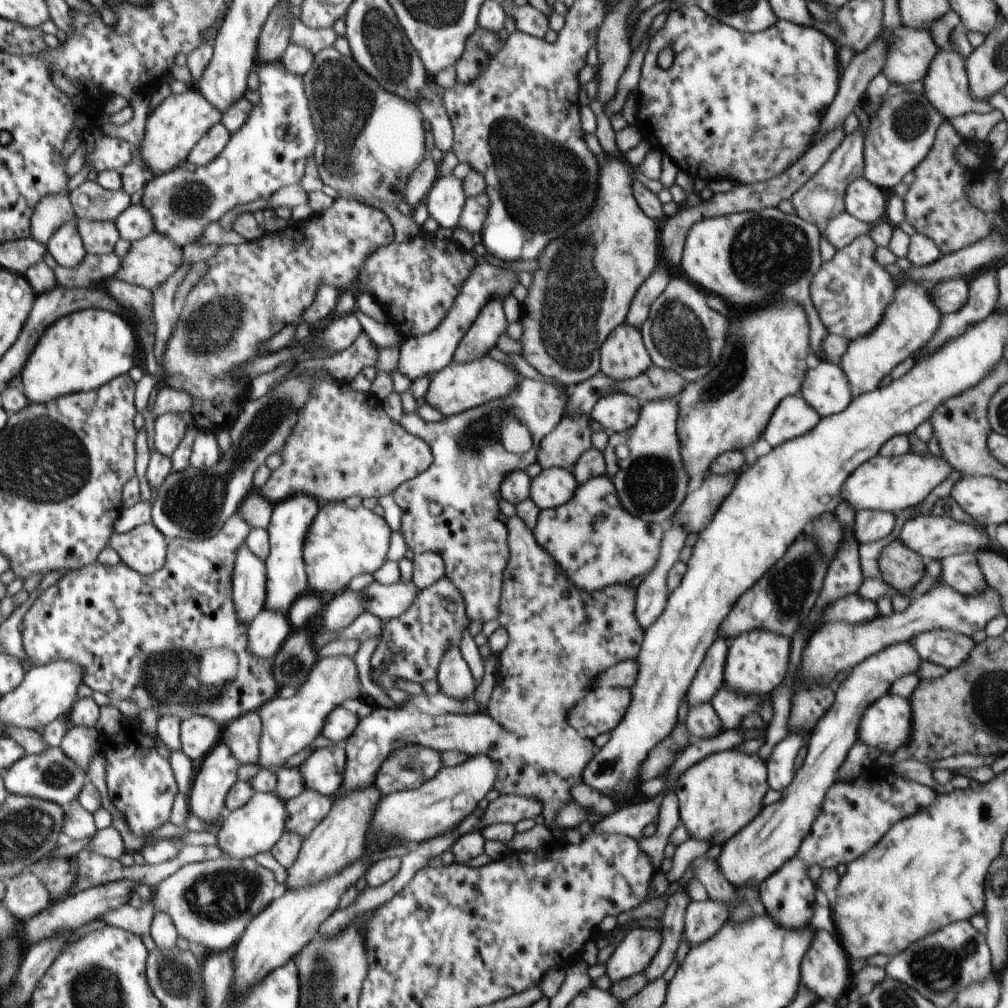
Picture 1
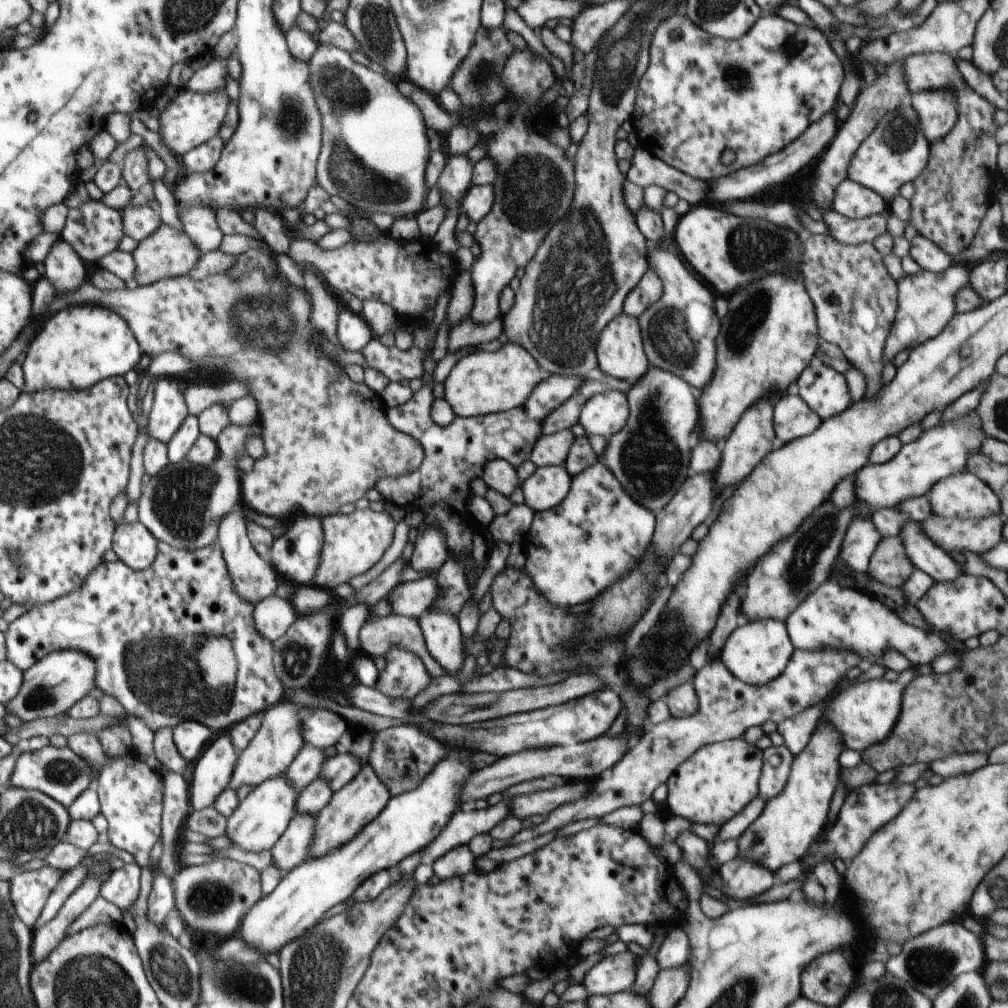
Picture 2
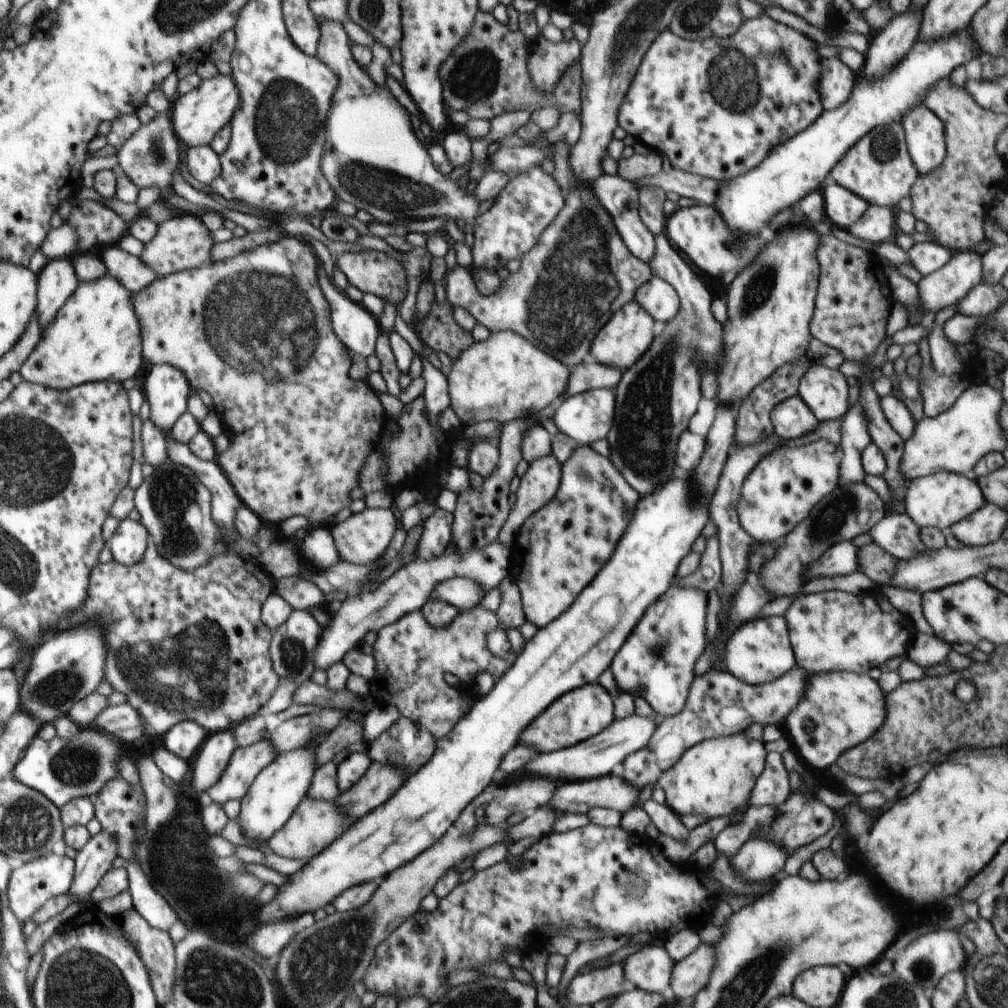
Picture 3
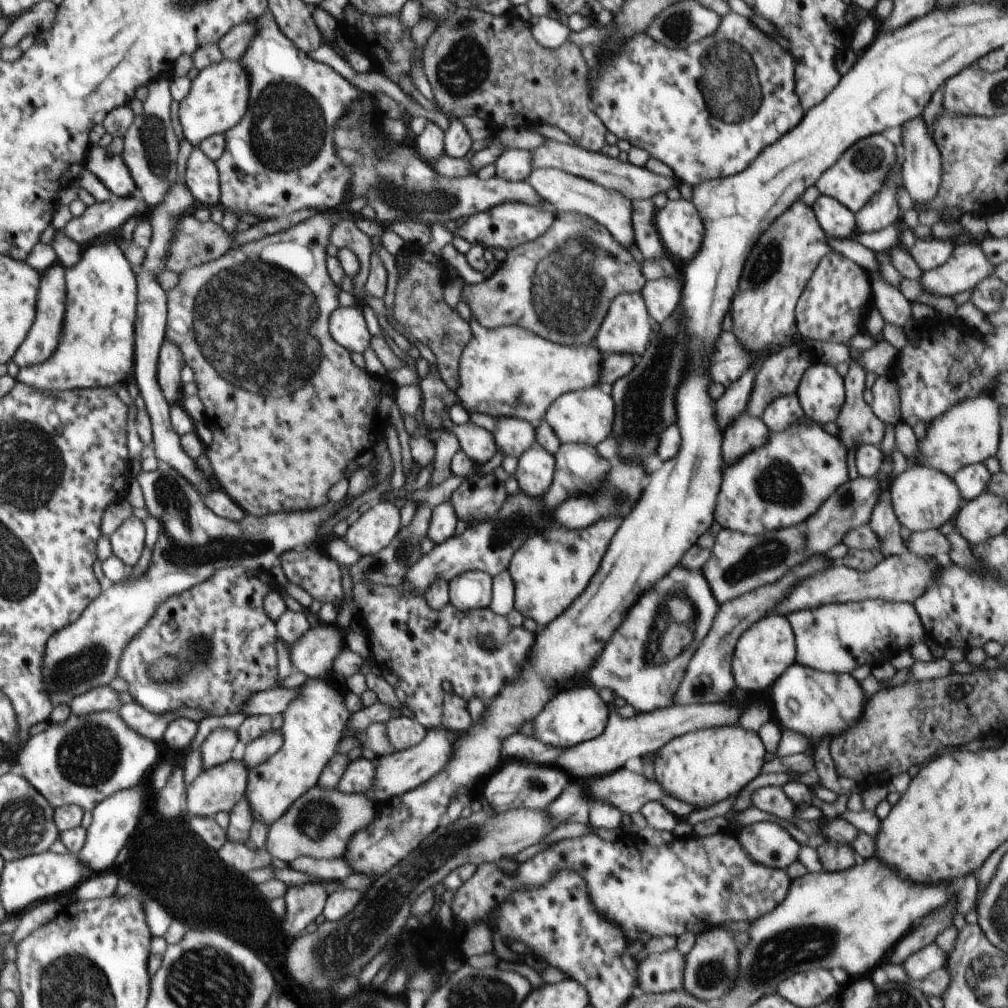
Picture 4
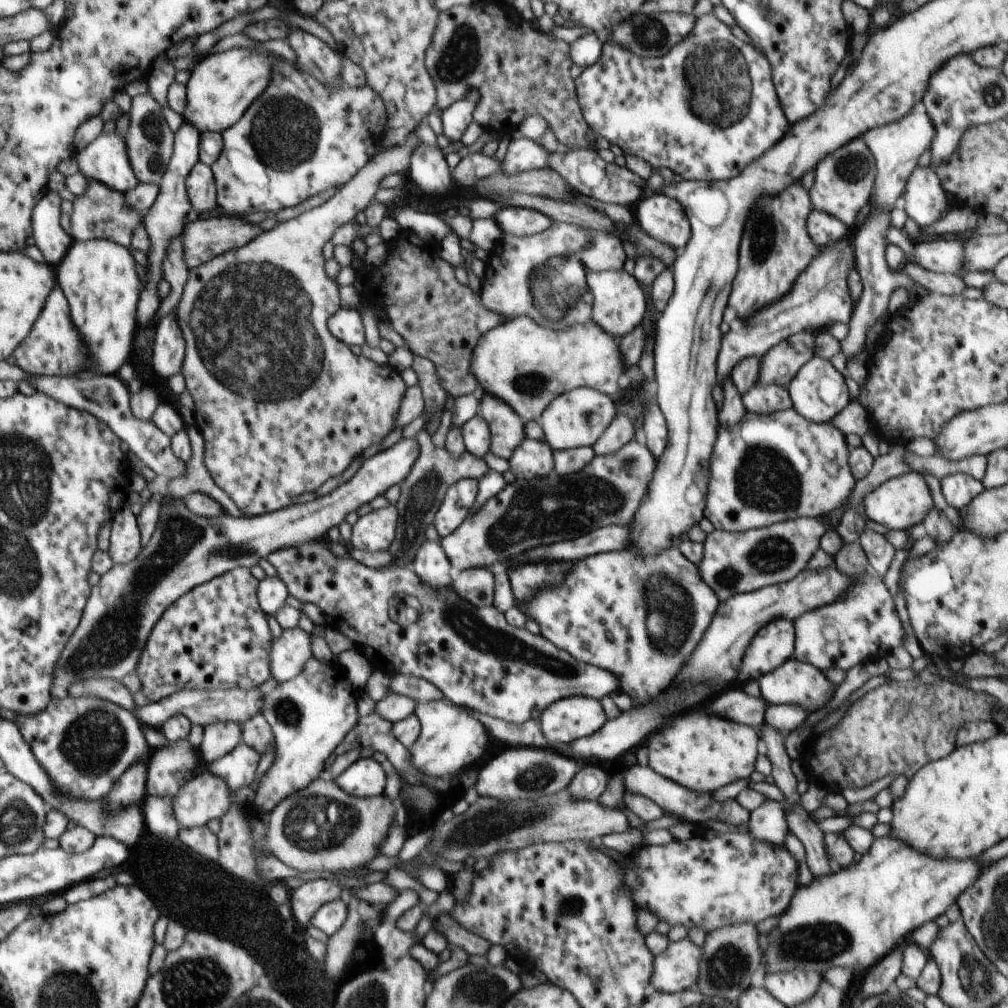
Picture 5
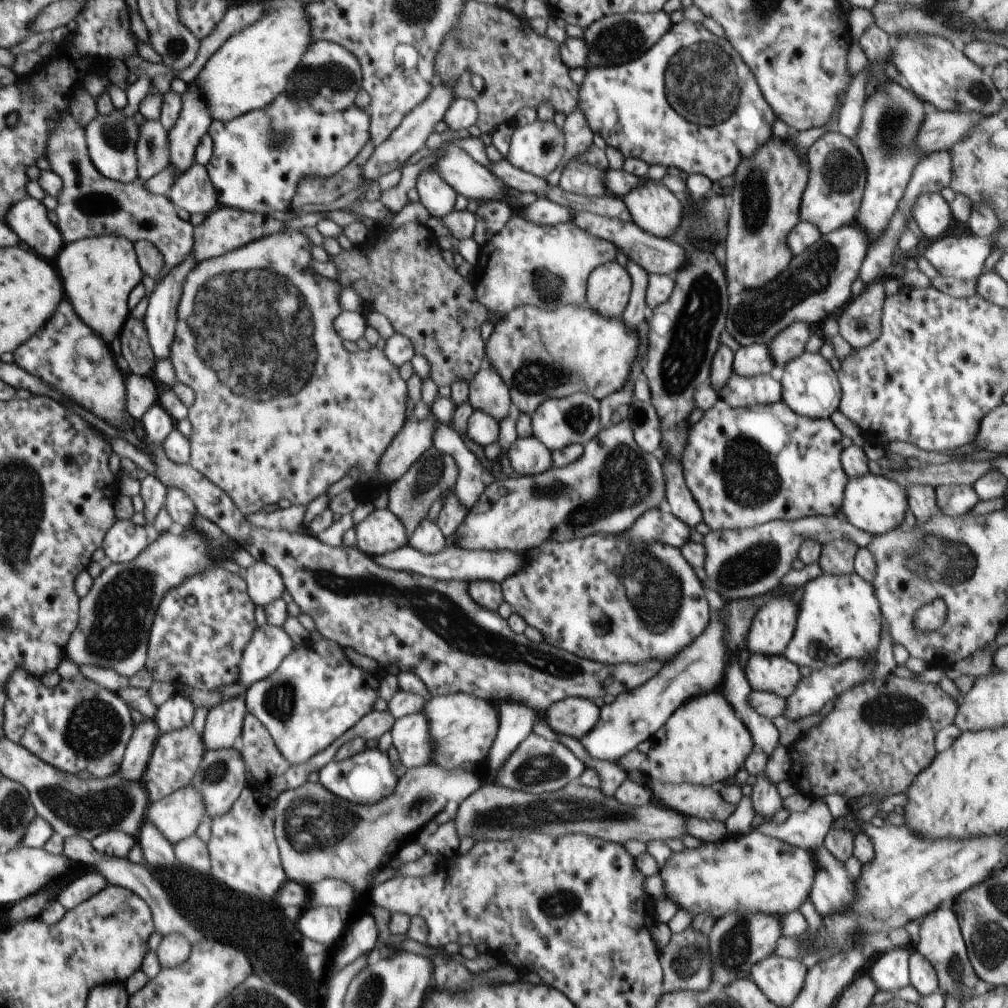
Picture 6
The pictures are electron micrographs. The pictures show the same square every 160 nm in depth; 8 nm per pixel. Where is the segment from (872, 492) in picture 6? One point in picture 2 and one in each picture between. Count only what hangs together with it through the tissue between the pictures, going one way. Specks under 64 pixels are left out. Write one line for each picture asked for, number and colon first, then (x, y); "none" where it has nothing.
2: (963, 495)
3: (939, 500)
4: (923, 498)
5: (903, 501)

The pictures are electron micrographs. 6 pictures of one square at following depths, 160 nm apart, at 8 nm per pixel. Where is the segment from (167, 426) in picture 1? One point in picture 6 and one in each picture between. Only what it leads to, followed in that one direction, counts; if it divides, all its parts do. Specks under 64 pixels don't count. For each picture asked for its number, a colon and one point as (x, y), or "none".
2: (169, 410)
3: (167, 390)
4: (171, 361)
5: (168, 355)
6: (160, 319)

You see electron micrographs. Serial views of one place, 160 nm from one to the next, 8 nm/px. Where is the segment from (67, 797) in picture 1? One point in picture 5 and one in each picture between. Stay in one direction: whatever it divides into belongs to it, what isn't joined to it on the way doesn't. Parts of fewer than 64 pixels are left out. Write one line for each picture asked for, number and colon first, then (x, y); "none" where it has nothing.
2: (60, 773)
3: (60, 769)
4: (82, 761)
5: (85, 744)

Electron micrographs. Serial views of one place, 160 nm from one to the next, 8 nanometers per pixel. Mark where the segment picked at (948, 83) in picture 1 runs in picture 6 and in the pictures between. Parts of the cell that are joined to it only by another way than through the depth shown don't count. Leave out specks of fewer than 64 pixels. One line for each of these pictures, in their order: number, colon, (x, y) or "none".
2: (937, 111)
3: (925, 141)
4: (920, 158)
5: (924, 199)
6: (932, 213)

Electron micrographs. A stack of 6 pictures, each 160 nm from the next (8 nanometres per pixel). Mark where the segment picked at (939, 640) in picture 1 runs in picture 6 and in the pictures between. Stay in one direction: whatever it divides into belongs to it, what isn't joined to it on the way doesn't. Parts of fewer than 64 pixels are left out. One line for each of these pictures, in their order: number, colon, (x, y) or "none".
2: (841, 618)
3: (834, 630)
4: (838, 637)
5: (863, 624)
6: (839, 618)

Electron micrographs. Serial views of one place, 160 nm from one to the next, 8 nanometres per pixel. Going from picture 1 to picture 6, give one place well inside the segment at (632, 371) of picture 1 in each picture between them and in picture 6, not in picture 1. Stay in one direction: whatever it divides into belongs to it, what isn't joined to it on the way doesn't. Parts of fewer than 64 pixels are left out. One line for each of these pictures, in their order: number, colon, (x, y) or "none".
2: (620, 354)
3: (626, 338)
4: (627, 328)
5: (619, 304)
6: (609, 286)

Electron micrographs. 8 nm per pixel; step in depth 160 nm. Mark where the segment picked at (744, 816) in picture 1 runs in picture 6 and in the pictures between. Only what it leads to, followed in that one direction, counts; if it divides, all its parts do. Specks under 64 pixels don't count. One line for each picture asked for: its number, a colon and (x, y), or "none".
2: (712, 786)
3: (716, 776)
4: (701, 768)
5: (702, 752)
6: (704, 743)

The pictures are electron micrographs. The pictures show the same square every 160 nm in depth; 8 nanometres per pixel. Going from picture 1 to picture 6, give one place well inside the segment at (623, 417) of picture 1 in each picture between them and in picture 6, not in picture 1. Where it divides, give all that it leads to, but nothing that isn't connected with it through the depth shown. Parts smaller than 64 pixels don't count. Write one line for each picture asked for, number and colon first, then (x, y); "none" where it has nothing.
2: (605, 414)
3: (587, 417)
4: (585, 416)
5: (578, 418)
6: (557, 423)

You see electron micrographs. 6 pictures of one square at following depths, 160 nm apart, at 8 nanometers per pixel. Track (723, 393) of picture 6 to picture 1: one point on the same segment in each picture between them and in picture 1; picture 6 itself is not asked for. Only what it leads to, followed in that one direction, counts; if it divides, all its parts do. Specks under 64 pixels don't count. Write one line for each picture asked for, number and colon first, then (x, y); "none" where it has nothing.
1: (793, 417)
2: (792, 418)
3: (791, 419)
4: (782, 412)
5: (761, 399)

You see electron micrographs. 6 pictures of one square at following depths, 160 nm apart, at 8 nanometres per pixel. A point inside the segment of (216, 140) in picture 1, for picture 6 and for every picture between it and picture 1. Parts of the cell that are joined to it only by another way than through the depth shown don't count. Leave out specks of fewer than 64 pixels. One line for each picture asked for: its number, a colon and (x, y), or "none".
2: (202, 158)
3: (203, 163)
4: (202, 177)
5: (201, 187)
6: (193, 191)

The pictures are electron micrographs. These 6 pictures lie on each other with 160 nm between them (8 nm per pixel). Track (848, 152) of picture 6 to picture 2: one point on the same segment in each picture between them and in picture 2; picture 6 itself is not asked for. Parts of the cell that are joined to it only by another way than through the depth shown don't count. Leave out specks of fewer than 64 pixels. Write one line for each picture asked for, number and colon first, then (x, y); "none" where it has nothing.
2: (896, 151)
3: (878, 168)
4: (861, 172)
5: (844, 181)

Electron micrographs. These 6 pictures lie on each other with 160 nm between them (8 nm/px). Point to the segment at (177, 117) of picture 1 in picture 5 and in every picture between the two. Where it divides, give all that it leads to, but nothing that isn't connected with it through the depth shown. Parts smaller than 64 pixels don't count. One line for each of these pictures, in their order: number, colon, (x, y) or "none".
2: (191, 119)
3: (197, 117)
4: (219, 95)
5: (222, 86)

